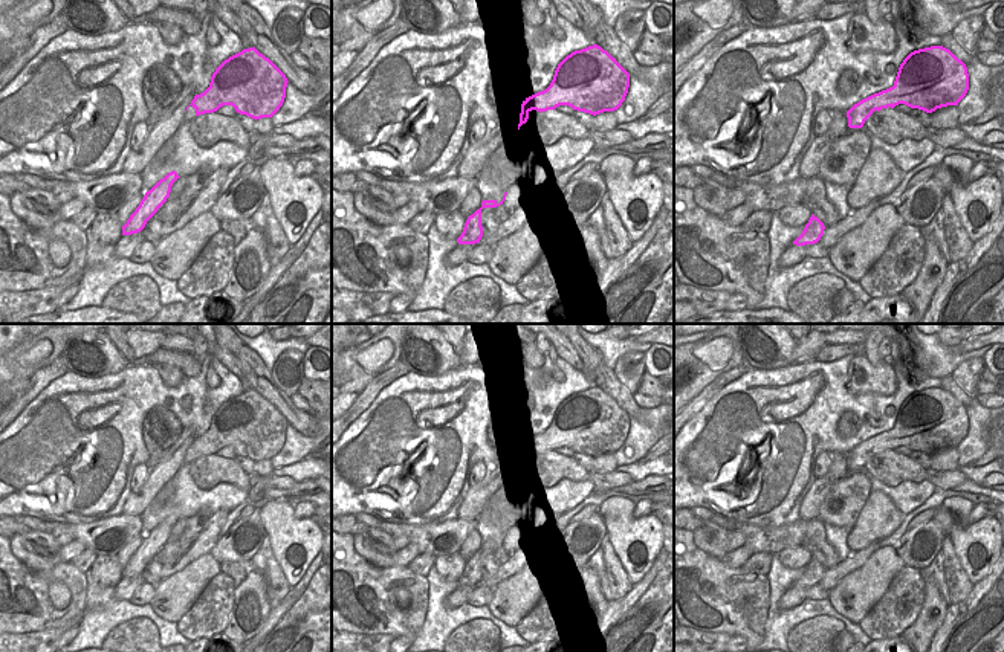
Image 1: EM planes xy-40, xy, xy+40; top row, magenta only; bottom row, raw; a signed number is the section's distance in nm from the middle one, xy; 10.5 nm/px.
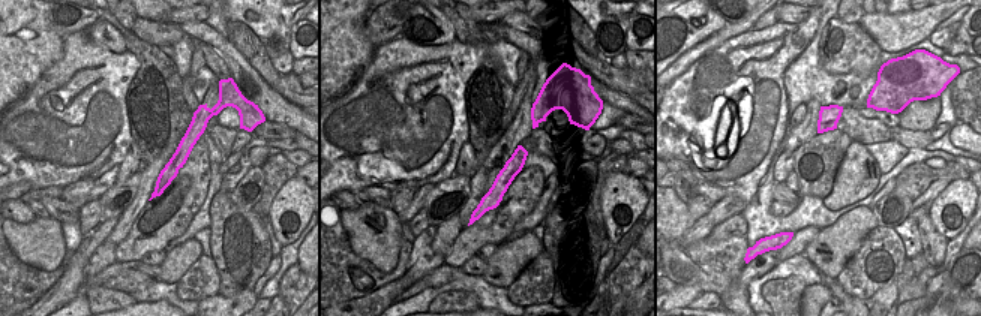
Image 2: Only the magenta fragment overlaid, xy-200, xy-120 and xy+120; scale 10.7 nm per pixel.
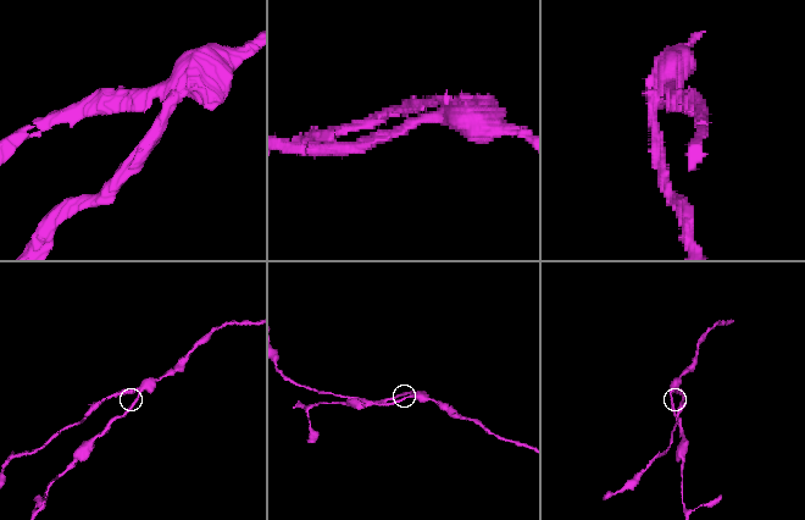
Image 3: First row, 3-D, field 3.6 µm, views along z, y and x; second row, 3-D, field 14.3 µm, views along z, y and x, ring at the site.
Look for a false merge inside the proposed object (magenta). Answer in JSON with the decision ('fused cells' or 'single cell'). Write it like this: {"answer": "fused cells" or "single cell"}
{"answer": "fused cells"}

